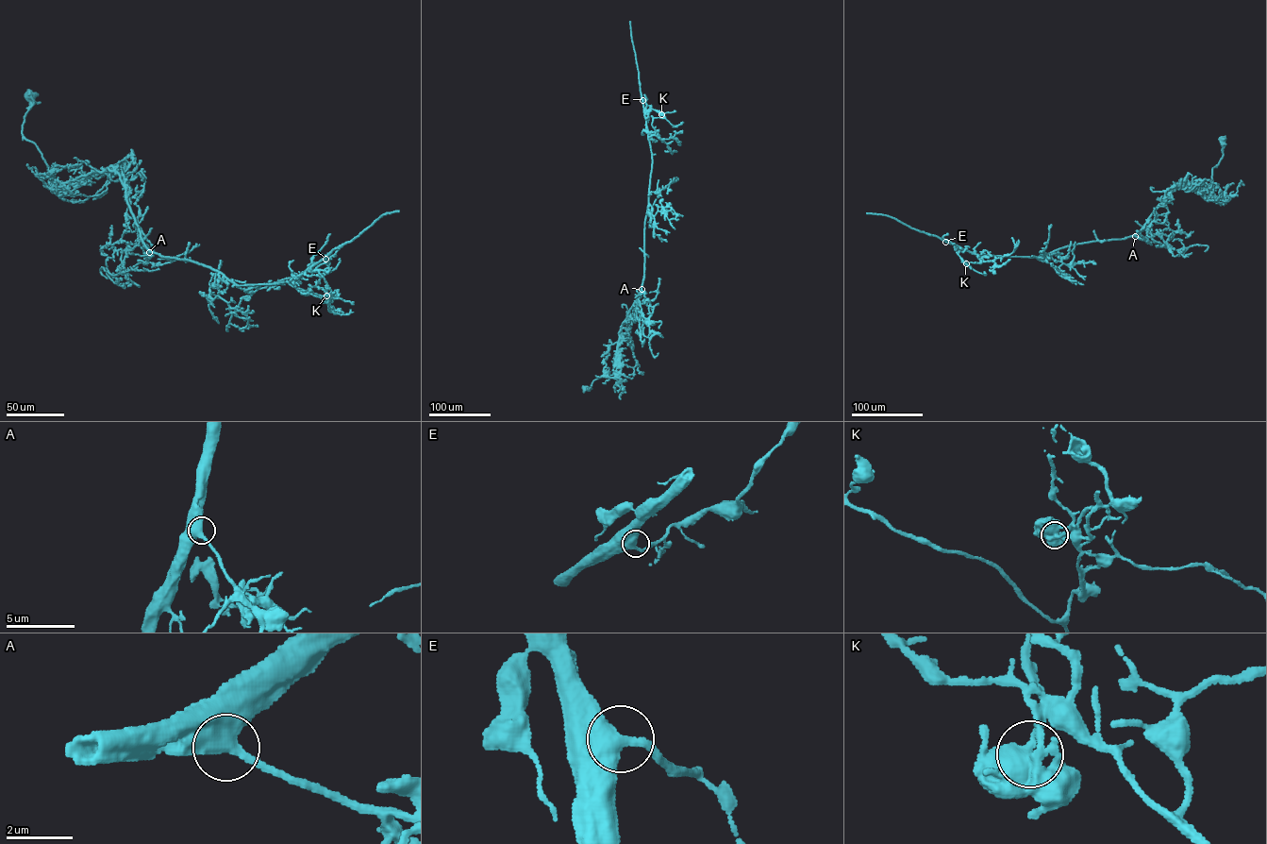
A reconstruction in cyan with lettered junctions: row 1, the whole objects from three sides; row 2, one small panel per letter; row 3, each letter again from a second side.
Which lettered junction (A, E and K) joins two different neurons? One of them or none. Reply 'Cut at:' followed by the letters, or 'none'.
Cut at: none

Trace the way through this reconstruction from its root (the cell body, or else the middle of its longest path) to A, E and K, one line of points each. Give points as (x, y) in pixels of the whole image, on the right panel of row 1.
A: (1223, 139), (1223, 157), (1212, 169), (1213, 191), (1201, 193), (1178, 184), (1172, 186), (1135, 236)
E: (1223, 139), (1213, 191), (1172, 186), (1133, 235), (1035, 257), (977, 255), (945, 242)
K: (1223, 139), (1213, 191), (1172, 186), (1134, 235), (966, 263)

